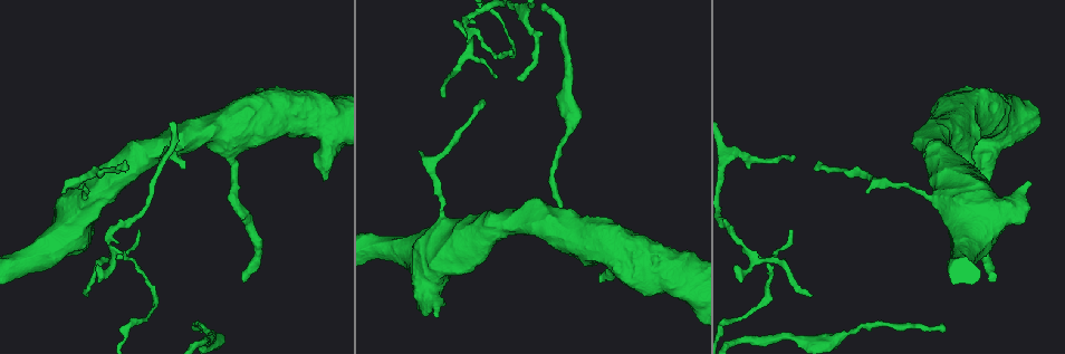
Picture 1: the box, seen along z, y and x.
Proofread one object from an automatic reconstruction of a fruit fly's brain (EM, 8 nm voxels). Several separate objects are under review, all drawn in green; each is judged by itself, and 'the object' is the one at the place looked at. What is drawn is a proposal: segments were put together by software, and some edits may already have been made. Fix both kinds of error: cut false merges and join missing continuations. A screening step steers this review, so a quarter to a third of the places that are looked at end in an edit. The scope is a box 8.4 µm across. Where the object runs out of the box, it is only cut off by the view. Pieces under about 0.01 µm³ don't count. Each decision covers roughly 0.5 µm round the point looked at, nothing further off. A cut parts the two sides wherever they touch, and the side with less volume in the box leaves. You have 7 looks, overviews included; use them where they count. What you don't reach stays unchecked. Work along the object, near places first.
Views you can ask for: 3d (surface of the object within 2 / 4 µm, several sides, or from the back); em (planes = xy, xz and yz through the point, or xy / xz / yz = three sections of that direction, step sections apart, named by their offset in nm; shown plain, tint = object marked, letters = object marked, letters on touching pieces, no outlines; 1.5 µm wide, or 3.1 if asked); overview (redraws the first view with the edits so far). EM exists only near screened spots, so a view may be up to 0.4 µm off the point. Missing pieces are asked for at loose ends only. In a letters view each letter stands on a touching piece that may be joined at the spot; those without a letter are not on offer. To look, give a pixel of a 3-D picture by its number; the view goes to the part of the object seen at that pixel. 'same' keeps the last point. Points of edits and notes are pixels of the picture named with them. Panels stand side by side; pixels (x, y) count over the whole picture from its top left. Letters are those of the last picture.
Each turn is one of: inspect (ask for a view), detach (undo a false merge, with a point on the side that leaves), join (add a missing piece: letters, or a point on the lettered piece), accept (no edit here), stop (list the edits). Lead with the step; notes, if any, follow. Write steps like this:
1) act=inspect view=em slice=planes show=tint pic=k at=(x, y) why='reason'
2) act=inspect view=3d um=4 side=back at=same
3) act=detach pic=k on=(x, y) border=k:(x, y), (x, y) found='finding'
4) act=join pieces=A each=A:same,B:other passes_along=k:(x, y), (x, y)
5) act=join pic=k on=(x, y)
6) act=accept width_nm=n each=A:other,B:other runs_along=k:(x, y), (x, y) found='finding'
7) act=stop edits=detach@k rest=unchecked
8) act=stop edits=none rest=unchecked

act=inspect view=em slice=xy step=8 show=letters pic=1 at=(471, 33) why='sharp bend'

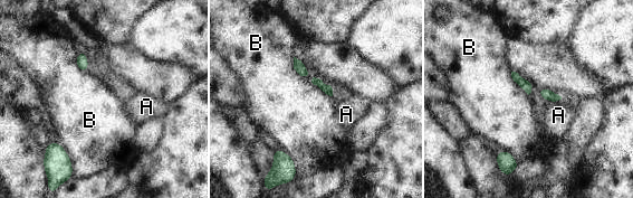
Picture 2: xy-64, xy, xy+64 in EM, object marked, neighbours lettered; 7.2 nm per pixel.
act=detach pic=2 on=(317, 82) longest_contact=B:400nm each=A:other,B:other found='two neurons meet here'

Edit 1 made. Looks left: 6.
act=inspect view=em slice=xz step=8 show=tint pic=1 at=(942, 328) why='an open end'

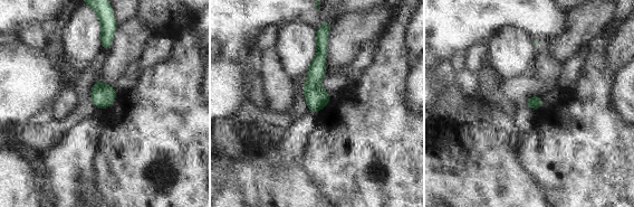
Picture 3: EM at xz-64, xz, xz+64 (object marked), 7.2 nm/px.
act=inspect view=em slice=planes show=letters at=same

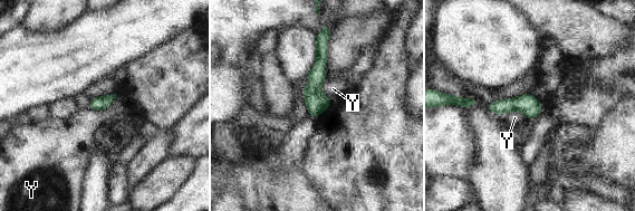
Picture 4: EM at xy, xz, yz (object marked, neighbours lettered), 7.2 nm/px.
act=accept longest_contact=Y:240nm each=Y:other border=4:(116, 94), (106, 108), (88, 108) found='no lettered piece goes on from it'

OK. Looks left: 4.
act=inspect view=3d um=2 pic=1 at=(600, 277) why='end of a long branch'

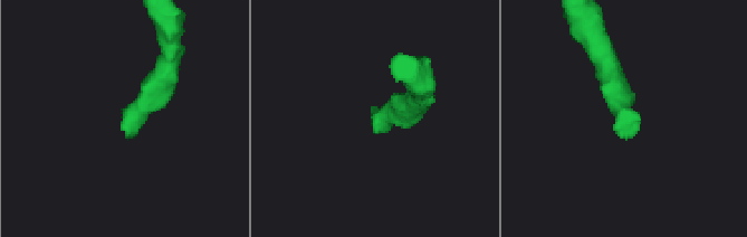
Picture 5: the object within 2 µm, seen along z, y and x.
act=inspect view=em slice=planes show=plain pic=5 at=(128, 137)

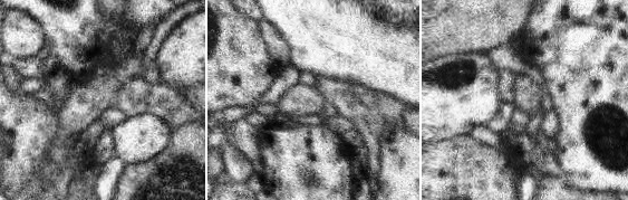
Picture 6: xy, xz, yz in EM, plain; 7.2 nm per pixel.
act=inspect view=em slice=planes show=letters at=same why='what lies round it'

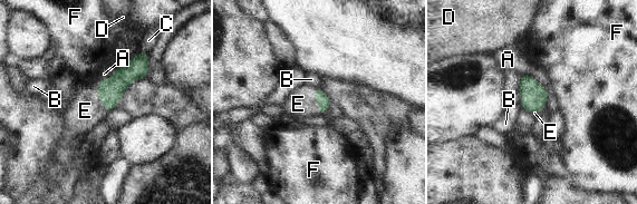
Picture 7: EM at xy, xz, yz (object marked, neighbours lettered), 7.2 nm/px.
act=join pieces=E longest_contact=E:260nm each=A:other,B:other,C:other,D:other,E:same,F:other passes_along=7:(111, 90), (97, 95), (85, 110) found='the neuron continues'

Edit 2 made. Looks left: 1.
act=stop edits=detach@2,join@7 rest=unchecked

